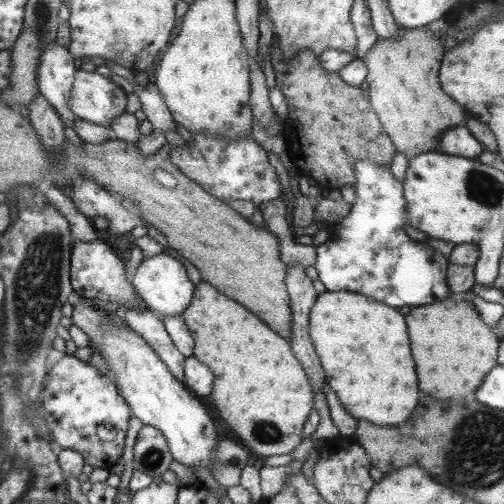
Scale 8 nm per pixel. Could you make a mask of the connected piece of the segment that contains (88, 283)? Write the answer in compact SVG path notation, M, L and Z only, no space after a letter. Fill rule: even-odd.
M101 239L87 242L73 240L73 243L71 243L70 264L69 280L73 294L85 296L85 298L107 300L107 302L124 303L125 307L129 305L129 301L131 301L131 305L145 305L138 298L129 276L125 273L119 254L108 242ZM133 301L137 301L137 304L133 304Z

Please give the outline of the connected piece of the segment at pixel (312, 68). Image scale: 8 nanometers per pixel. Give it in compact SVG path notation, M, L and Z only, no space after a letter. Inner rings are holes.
M273 36L270 47L274 79L287 105L287 117L280 133L286 139L290 160L299 176L315 180L324 193L347 184L353 187L353 164L357 160L390 166L396 149L371 108L367 91L345 84L338 72L325 72L319 66L318 58L309 50L298 53L289 61L283 61L277 36Z

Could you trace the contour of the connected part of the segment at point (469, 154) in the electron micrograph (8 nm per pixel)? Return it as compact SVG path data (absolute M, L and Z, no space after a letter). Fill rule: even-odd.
M457 125L445 130L437 138L435 148L439 153L469 158L469 160L477 159L477 156L483 151L481 143L473 138L467 128Z

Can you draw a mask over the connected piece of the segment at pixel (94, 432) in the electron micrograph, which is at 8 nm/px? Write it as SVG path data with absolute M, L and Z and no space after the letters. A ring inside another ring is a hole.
M71 354L57 360L46 374L39 402L51 432L51 440L59 449L77 452L92 469L110 469L120 462L123 438L126 435L130 409L114 381Z

